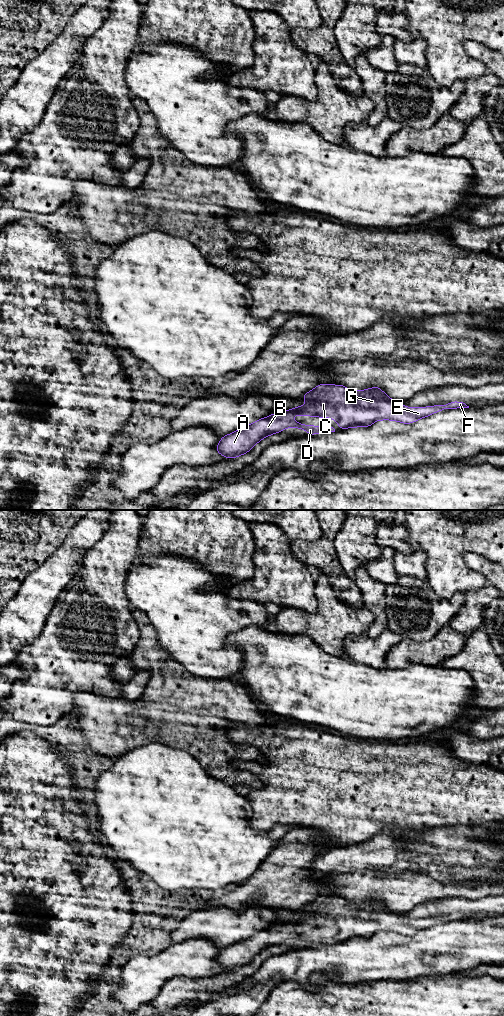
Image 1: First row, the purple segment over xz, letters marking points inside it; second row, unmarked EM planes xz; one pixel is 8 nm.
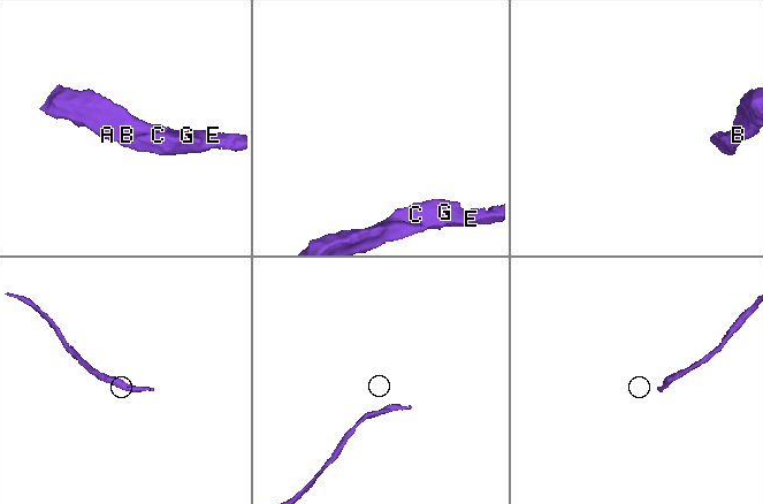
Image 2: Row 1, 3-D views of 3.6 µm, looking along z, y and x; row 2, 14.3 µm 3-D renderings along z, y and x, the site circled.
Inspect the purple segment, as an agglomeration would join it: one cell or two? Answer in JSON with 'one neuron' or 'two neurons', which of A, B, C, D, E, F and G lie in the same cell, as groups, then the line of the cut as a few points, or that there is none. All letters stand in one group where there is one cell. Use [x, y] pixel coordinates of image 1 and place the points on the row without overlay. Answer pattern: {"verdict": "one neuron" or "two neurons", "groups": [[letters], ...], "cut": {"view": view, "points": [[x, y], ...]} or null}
{"verdict": "one neuron", "groups": [["A", "B", "C", "D", "E", "F", "G"]], "cut": null}

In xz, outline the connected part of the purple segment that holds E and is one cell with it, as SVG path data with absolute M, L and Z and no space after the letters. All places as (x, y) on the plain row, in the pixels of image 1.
M319 896L300 909L309 912L306 918L290 920L259 931L247 939L225 947L216 958L216 964L232 971L249 964L263 950L292 939L303 941L308 947L335 944L333 939L300 936L290 930L294 927L328 929L339 934L340 942L352 939L370 939L376 932L395 932L411 936L418 931L445 921L469 920L461 913L444 917L408 920L390 911L377 897L371 901L352 903L344 897Z

